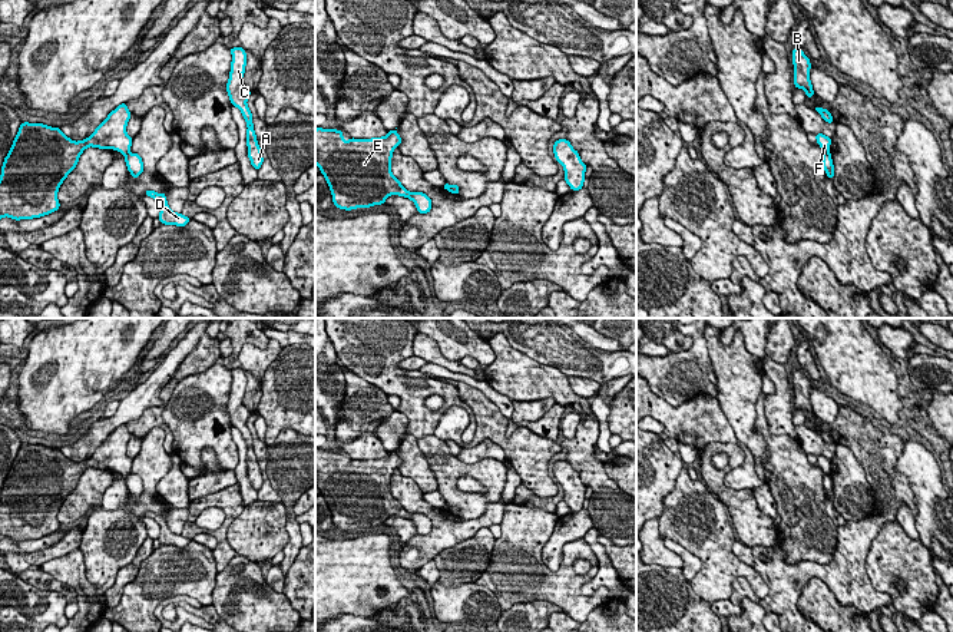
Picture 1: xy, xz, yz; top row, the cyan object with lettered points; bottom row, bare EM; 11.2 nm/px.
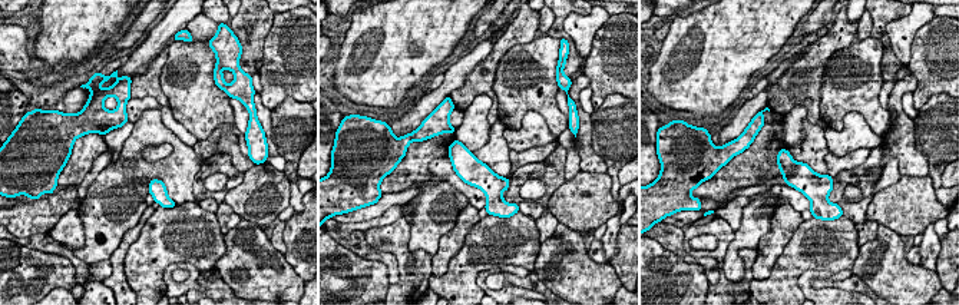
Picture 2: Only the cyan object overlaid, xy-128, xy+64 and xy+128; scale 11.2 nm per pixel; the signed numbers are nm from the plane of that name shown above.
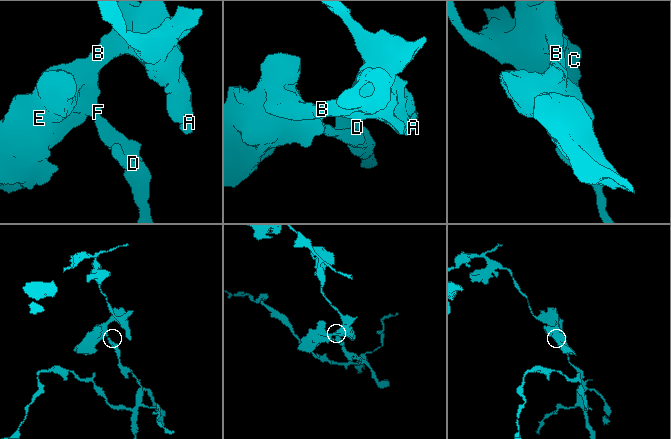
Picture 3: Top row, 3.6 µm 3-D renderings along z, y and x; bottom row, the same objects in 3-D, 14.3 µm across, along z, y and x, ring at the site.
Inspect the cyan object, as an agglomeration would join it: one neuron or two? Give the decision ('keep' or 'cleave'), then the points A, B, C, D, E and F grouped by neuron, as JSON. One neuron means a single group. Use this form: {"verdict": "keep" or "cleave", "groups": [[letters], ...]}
{"verdict": "cleave", "groups": [["A", "B", "C", "E", "F"], ["D"]]}

